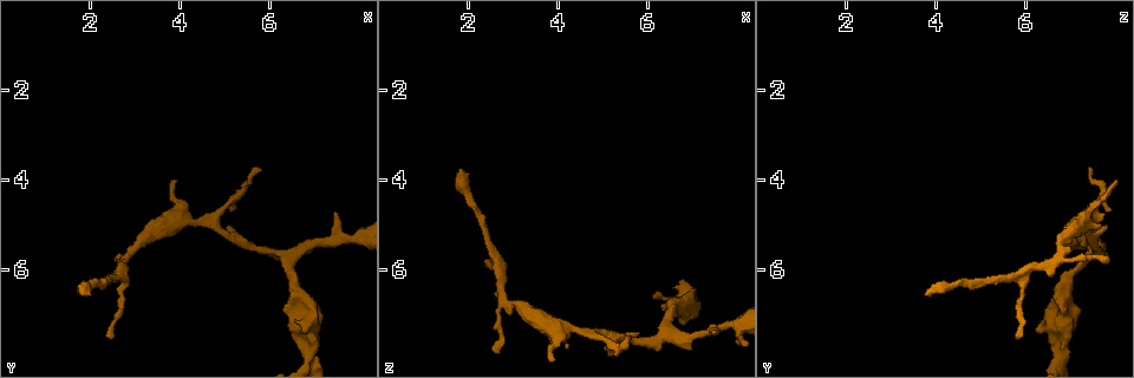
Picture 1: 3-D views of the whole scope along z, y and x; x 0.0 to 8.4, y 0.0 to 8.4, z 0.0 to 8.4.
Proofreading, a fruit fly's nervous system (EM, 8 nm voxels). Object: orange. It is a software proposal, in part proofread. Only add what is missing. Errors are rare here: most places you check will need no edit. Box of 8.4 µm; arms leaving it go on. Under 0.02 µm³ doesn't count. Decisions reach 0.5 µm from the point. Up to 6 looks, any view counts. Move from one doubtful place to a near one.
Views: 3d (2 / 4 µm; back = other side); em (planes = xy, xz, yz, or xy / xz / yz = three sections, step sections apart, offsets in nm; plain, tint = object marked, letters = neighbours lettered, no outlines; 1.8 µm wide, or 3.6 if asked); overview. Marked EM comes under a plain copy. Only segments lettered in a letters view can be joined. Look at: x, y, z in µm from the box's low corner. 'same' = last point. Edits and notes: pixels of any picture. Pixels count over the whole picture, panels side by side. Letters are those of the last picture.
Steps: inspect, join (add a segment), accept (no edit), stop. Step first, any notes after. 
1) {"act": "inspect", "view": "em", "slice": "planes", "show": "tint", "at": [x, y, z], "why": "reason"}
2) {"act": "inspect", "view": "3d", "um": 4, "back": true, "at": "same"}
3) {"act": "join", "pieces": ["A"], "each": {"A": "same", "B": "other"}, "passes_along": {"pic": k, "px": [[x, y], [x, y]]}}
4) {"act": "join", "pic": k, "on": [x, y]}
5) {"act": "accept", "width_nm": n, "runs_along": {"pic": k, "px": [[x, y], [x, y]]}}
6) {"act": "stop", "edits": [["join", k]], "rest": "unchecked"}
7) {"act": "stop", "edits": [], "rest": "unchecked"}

{"act": "inspect", "view": "3d", "um": 4, "at": [1.85, 6.55, 3.70], "why": "an open end"}

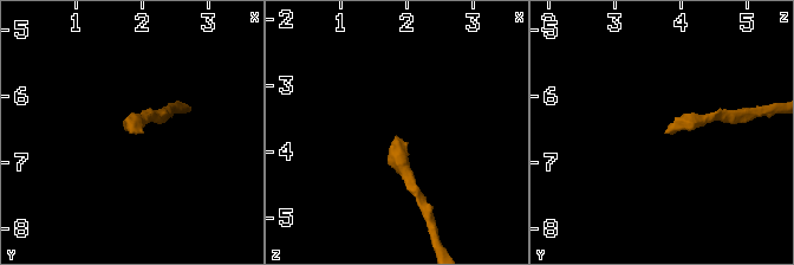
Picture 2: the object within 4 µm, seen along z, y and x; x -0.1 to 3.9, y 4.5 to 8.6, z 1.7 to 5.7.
{"act": "inspect", "view": "em", "slice": "yz", "step": 4, "show": "letters", "at": [1.85, 6.60, 3.80], "why": "shape alone is not enough"}

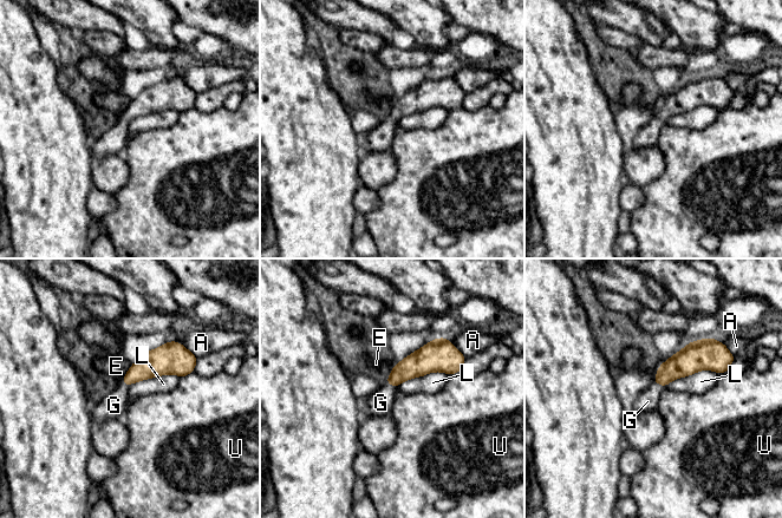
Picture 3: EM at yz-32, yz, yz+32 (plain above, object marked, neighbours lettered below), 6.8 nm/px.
{"act": "inspect", "view": "em", "slice": "planes", "show": "letters", "at": "same"}

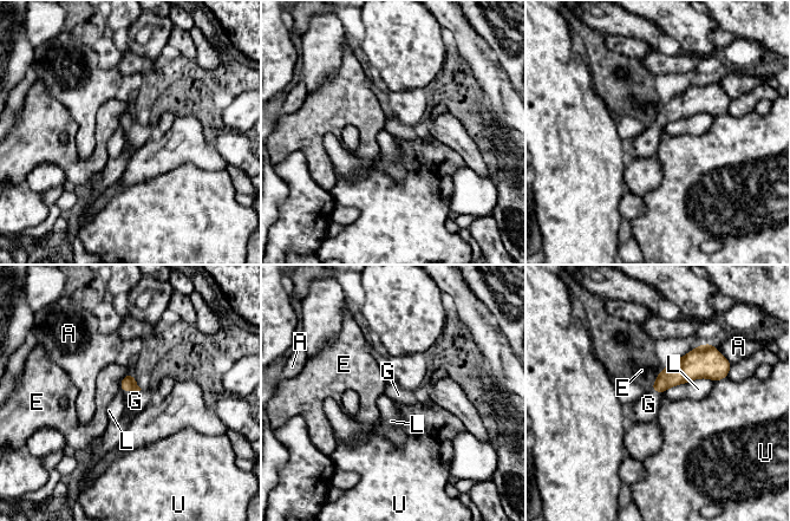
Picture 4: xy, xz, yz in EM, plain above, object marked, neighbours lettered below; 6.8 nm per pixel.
{"act": "join", "pieces": ["G"], "longest_contact_nm": ["L", 380], "each": {"A": "other", "E": "other", "G": "same", "L": "other", "U": "other"}, "passes_along": {"pic": 4, "px": [[128, 383], [131, 390], [135, 401]]}, "found": "the neuron continues"}

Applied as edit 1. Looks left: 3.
{"act": "inspect", "view": "3d", "um": 2, "at": [2.45, 7.45, 5.85]}

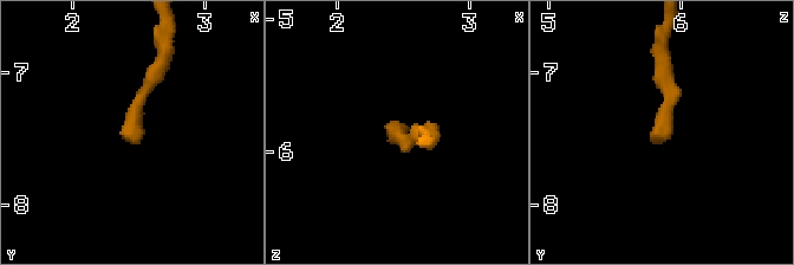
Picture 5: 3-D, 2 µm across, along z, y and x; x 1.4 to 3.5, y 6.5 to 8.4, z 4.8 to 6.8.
{"act": "inspect", "view": "em", "slice": "planes", "show": "tint", "at": [2.48, 7.52, 5.78], "why": "shape alone is not enough"}

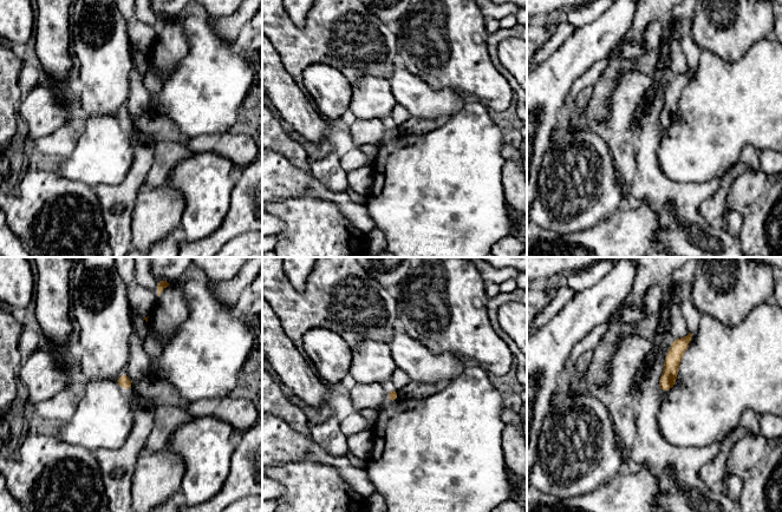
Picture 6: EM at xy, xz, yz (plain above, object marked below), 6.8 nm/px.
{"act": "inspect", "view": "em", "slice": "planes", "show": "letters", "at": "same"}

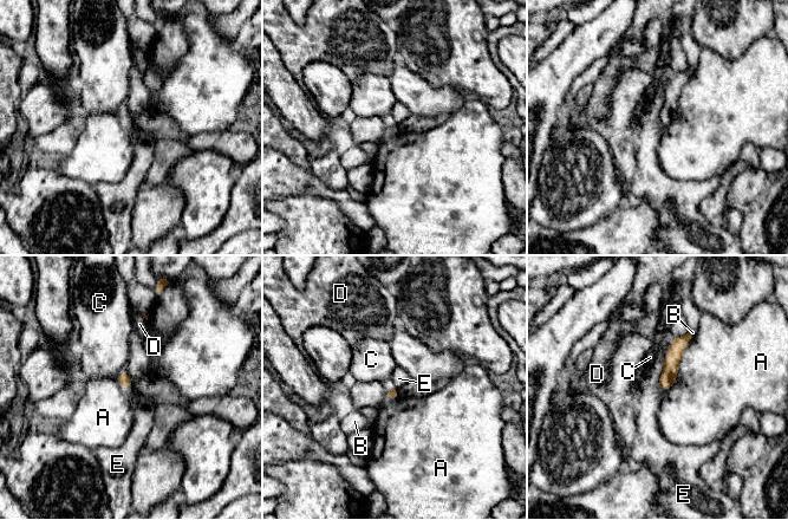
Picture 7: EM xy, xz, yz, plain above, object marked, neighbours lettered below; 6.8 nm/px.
{"act": "accept", "longest_contact_nm": ["A", 400], "each": {"A": "other", "B": "other", "C": "other", "D": "other", "E": "other"}, "border": {"pic": 7, "px": [[675, 337], [665, 355], [659, 389]]}, "found": "none of them fits"}

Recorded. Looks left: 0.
{"act": "stop", "edits": [["join", 4]], "rest": "unchecked"}

